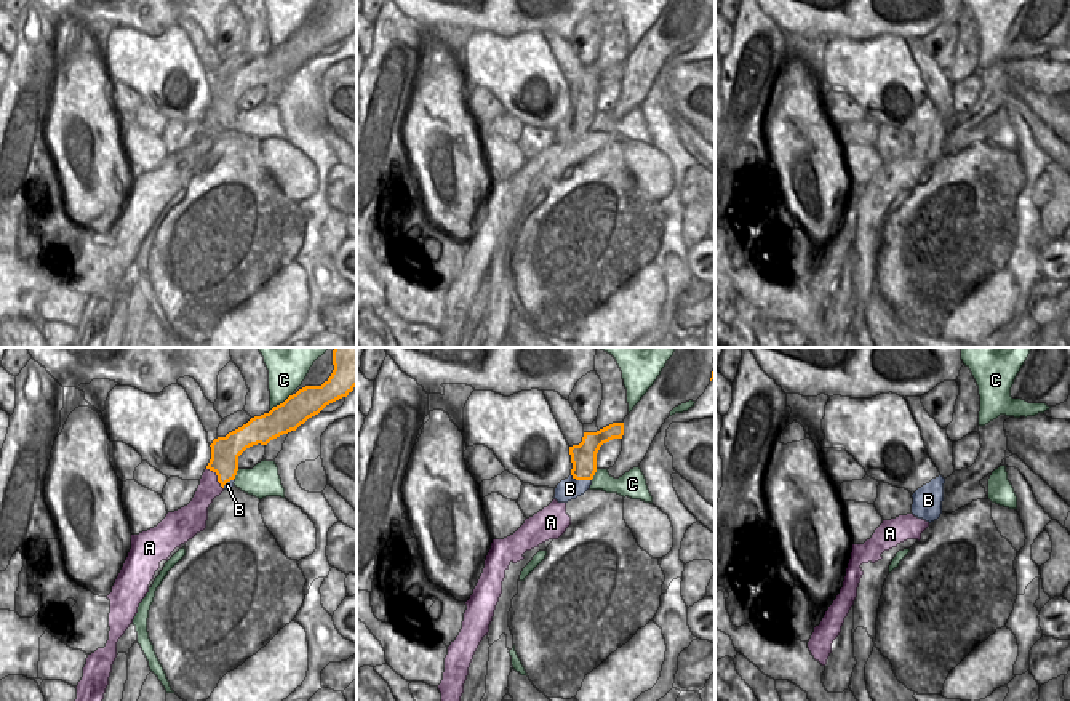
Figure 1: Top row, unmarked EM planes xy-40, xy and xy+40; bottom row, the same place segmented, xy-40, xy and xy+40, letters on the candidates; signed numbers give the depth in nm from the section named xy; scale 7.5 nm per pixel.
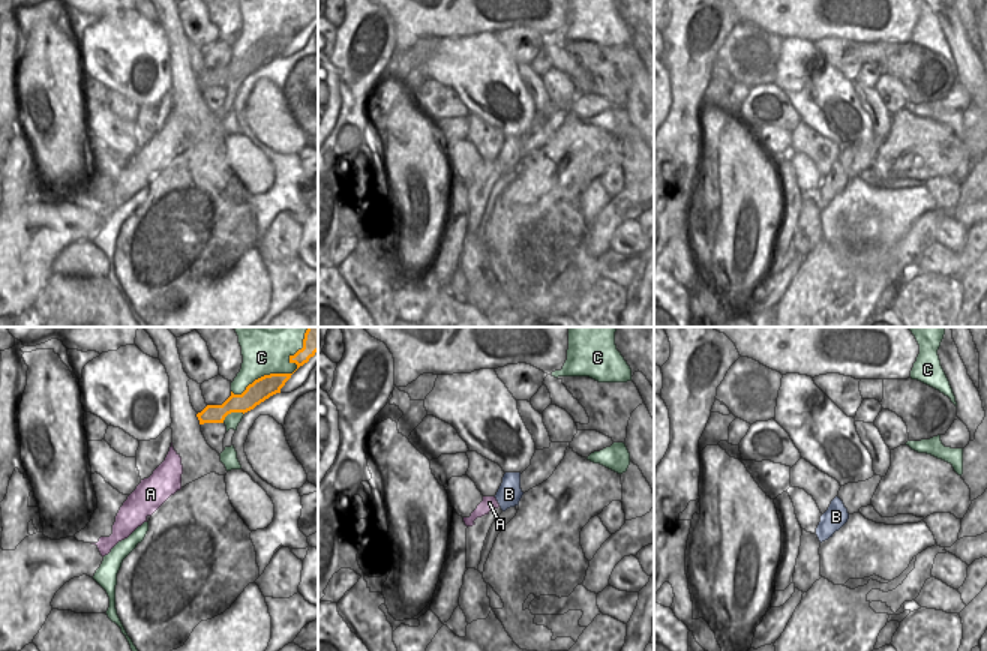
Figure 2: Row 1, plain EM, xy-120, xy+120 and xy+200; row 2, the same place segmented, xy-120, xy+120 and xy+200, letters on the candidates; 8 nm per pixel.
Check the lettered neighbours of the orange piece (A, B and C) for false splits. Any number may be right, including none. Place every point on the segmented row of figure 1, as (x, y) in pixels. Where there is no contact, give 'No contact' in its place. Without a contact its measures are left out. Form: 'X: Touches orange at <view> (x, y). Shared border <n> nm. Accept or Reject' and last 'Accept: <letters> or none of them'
A: Touches orange at xy-40 (218, 477). Shared border 200 nm. Accept
B: Touches orange at xy (581, 479). Shared border 160 nm. Reject
C: Touches orange at xy-40 (280, 404). Shared border 200 nm. Reject
Accept: A.

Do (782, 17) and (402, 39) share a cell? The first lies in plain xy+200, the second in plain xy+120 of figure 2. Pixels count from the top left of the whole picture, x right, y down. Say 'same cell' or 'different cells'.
same cell

